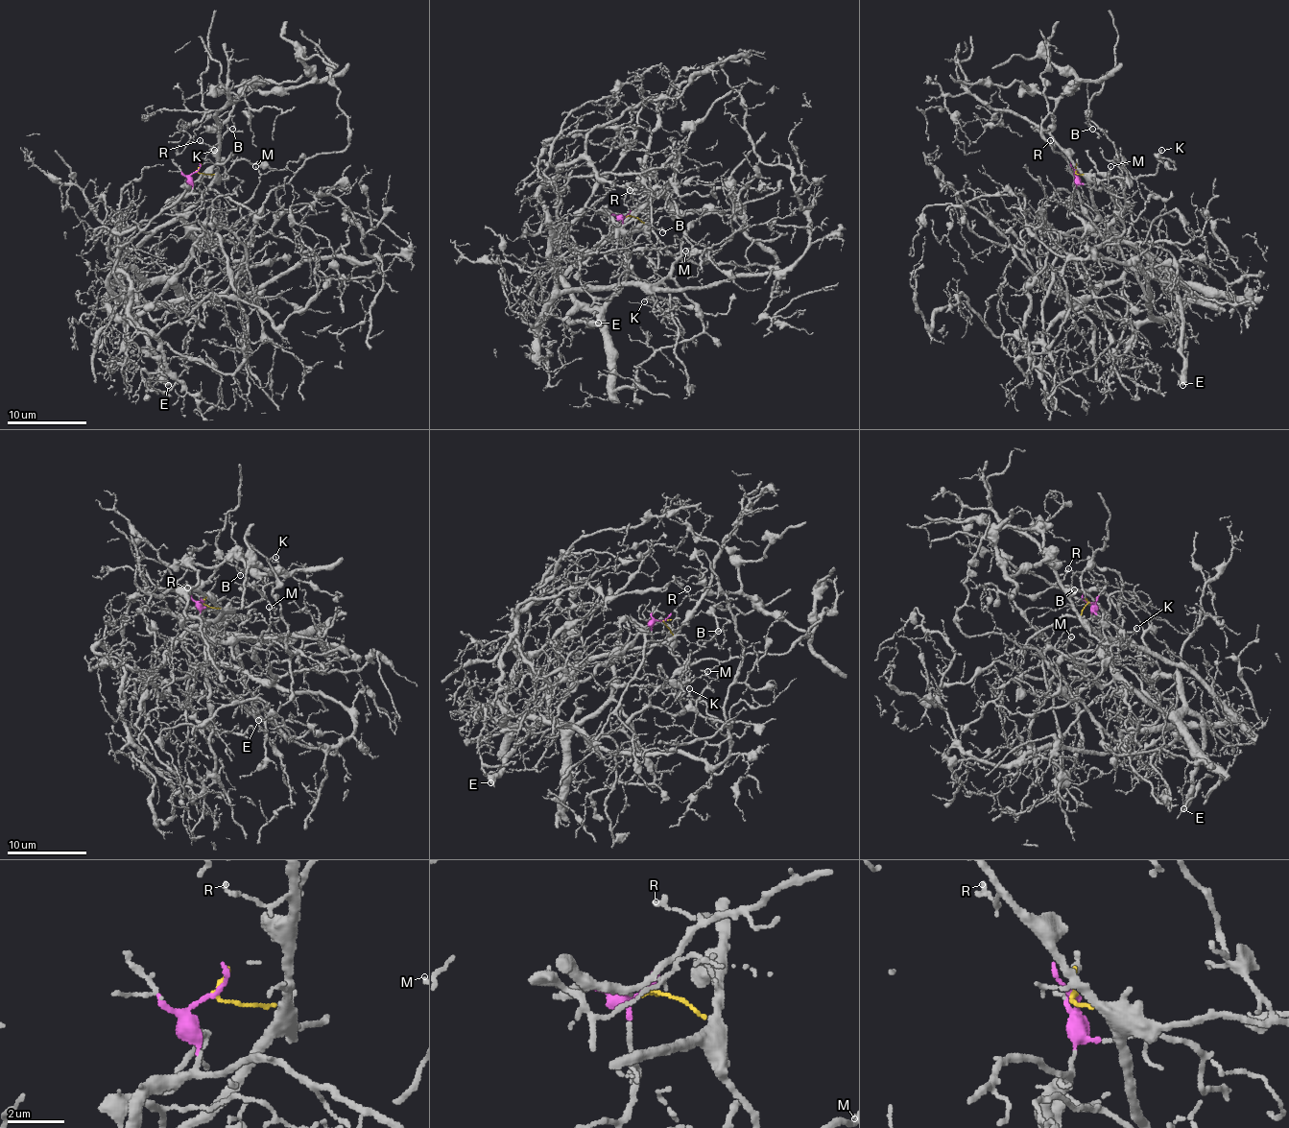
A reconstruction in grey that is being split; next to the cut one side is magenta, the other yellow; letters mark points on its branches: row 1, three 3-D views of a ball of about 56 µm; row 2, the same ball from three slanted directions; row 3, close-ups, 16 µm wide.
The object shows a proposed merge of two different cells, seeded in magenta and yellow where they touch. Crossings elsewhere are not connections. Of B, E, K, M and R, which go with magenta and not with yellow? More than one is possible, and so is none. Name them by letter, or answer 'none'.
E, M

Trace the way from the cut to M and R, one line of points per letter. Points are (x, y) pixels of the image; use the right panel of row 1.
M: (1075, 172), (1077, 189), (1068, 207), (1112, 243), (1110, 251), (1110, 165)
R: (1077, 172), (1075, 174), (1083, 174), (1051, 140)

